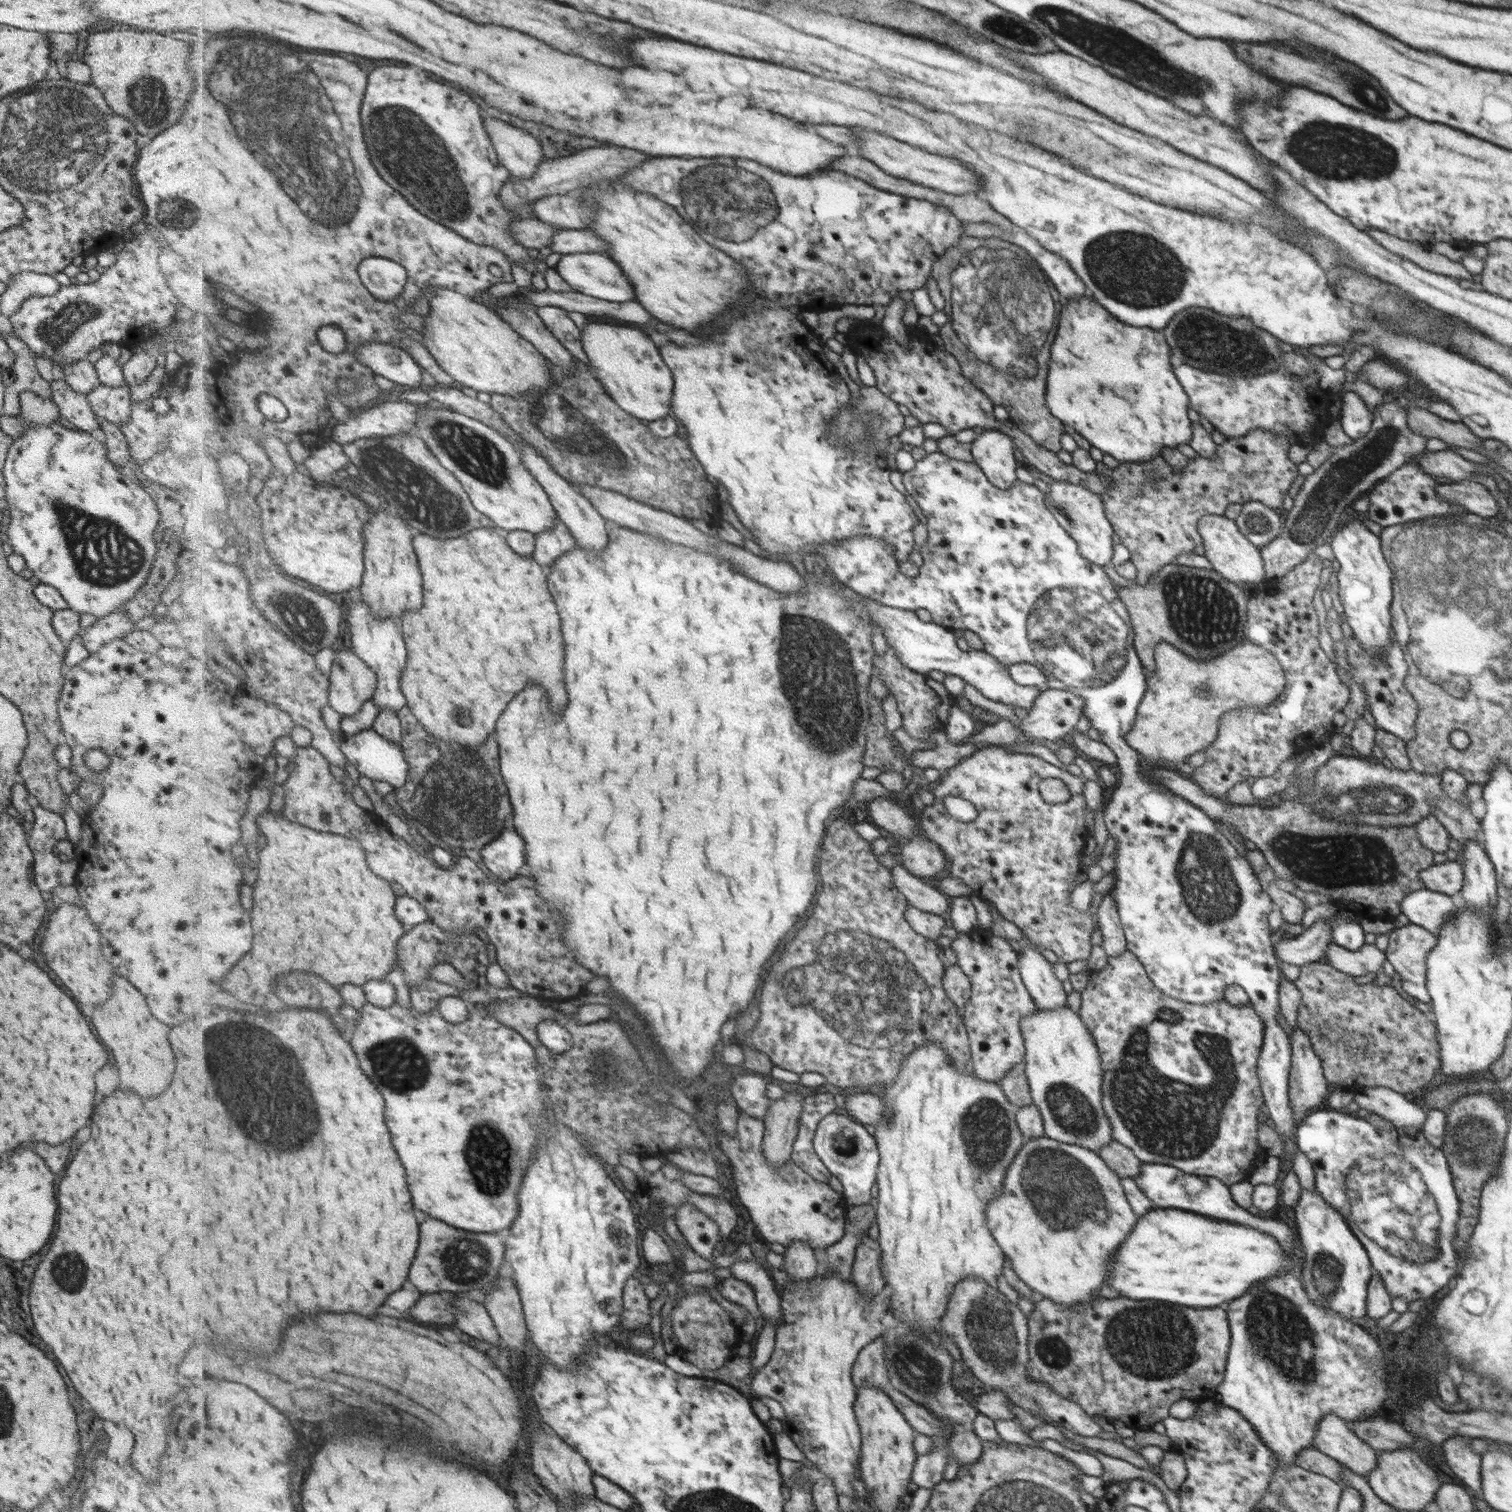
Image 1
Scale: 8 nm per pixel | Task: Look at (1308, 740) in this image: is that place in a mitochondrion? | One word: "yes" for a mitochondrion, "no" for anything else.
no

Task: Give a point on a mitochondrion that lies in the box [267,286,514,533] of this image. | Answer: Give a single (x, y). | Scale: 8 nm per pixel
(478, 456)

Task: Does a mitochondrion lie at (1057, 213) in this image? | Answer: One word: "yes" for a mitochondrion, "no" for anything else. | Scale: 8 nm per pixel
no

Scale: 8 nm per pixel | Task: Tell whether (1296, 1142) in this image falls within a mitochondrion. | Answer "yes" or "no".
no

